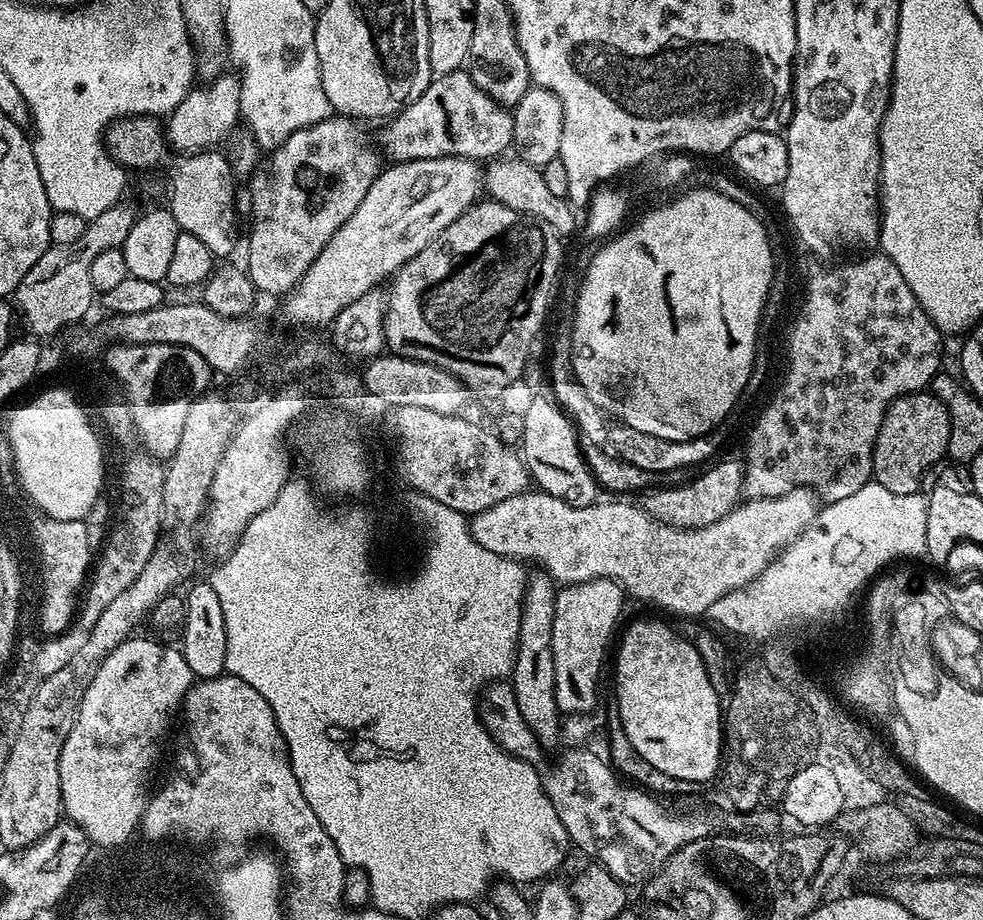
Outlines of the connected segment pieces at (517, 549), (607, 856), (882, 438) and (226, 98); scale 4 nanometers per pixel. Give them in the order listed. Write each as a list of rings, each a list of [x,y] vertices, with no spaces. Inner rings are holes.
[[[795,488],[782,496],[774,498],[748,498],[736,505],[732,512],[726,514],[720,521],[714,525],[708,525],[700,529],[680,529],[666,522],[656,521],[648,511],[643,507],[635,508],[632,504],[603,504],[597,502],[590,506],[570,506],[566,502],[562,502],[562,498],[554,498],[550,494],[539,490],[529,490],[519,492],[514,498],[506,498],[506,502],[498,502],[498,506],[490,506],[490,510],[485,512],[477,512],[471,517],[470,531],[472,537],[482,546],[486,546],[486,550],[490,550],[499,556],[510,556],[521,562],[529,562],[528,560],[537,560],[541,564],[543,571],[551,576],[557,585],[567,586],[569,584],[581,584],[582,582],[590,582],[591,580],[613,580],[615,584],[620,585],[629,597],[632,596],[636,600],[645,600],[648,604],[653,604],[656,608],[665,608],[668,612],[673,612],[676,616],[701,616],[703,617],[710,606],[714,606],[714,602],[718,602],[718,598],[722,598],[726,594],[730,594],[734,590],[744,588],[747,584],[754,583],[766,570],[766,566],[775,561],[776,557],[793,544],[797,538],[801,536],[808,528],[812,527],[816,522],[817,515],[822,507],[821,501],[815,492],[808,488]]]
[[[576,746],[578,748],[574,749],[573,752],[568,752],[564,757],[561,758],[560,761],[557,762],[553,768],[543,768],[539,769],[540,773],[540,781],[542,782],[542,786],[544,787],[544,793],[550,798],[550,802],[554,806],[554,810],[558,814],[558,818],[562,822],[562,826],[566,830],[566,834],[568,835],[569,841],[575,847],[581,848],[588,854],[595,863],[599,864],[600,867],[604,868],[612,877],[620,876],[620,878],[624,878],[624,880],[640,880],[640,878],[644,878],[646,874],[650,874],[650,872],[655,871],[656,866],[676,848],[676,846],[680,846],[680,844],[684,844],[686,840],[690,840],[690,838],[696,838],[696,836],[700,836],[700,834],[704,834],[706,832],[706,823],[704,820],[676,820],[673,817],[673,813],[671,811],[665,811],[656,801],[658,801],[655,797],[652,797],[647,791],[643,789],[628,785],[624,783],[614,771],[612,765],[609,763],[607,759],[603,755],[595,756],[592,752],[587,752],[584,749],[584,746]]]
[[[931,391],[912,392],[909,396],[898,397],[882,418],[882,426],[878,430],[878,438],[874,446],[874,462],[872,463],[872,480],[886,486],[890,494],[914,494],[920,492],[924,475],[945,459],[948,450],[948,439],[952,433],[952,419],[948,417],[946,406]]]
[[[221,74],[211,81],[212,86],[208,88],[193,87],[186,94],[186,98],[182,98],[179,106],[173,110],[166,120],[166,139],[170,145],[171,151],[184,152],[183,154],[191,154],[198,152],[206,152],[220,146],[220,143],[231,134],[232,130],[241,119],[240,114],[240,81],[234,75]]]

